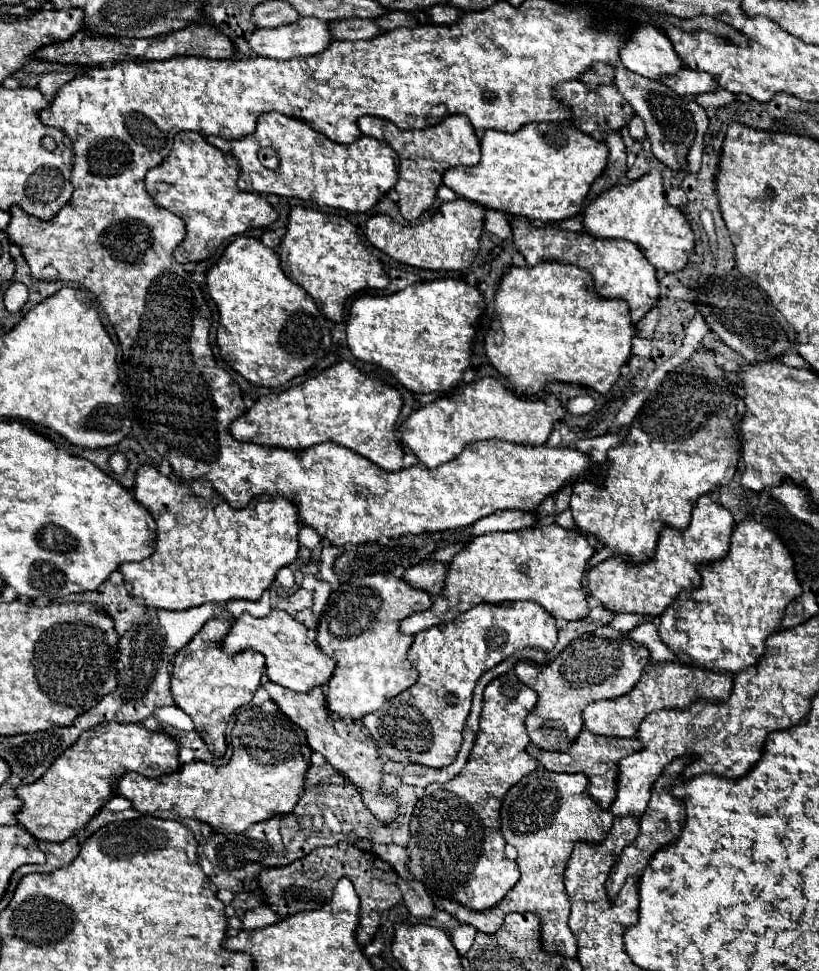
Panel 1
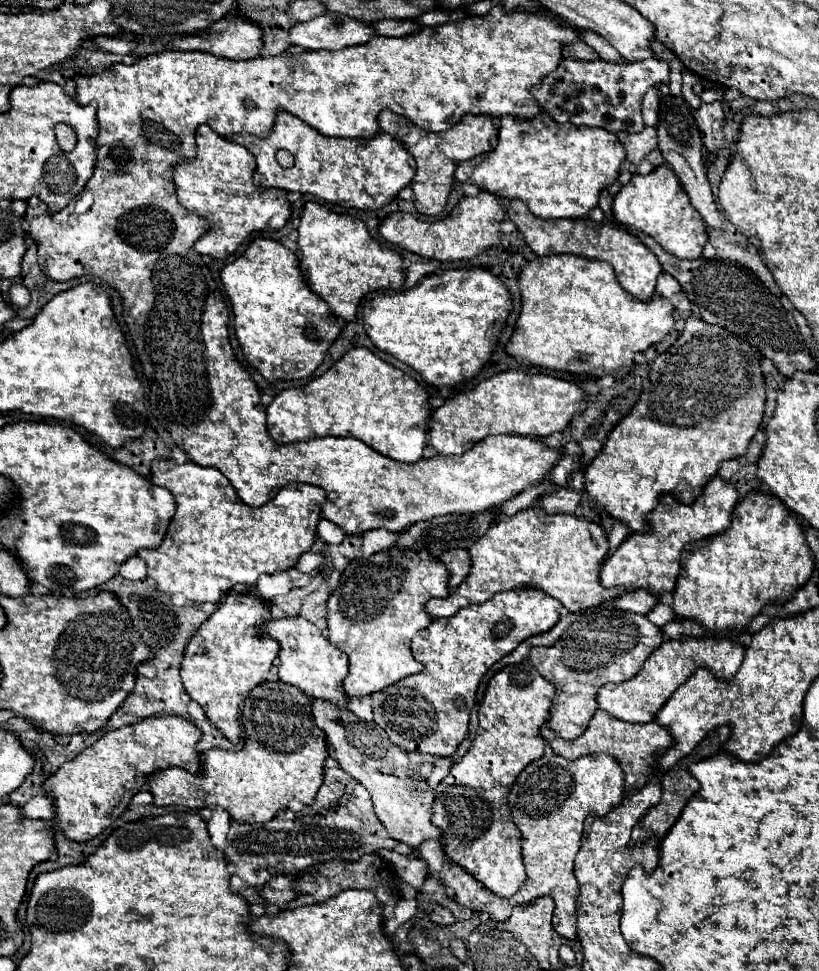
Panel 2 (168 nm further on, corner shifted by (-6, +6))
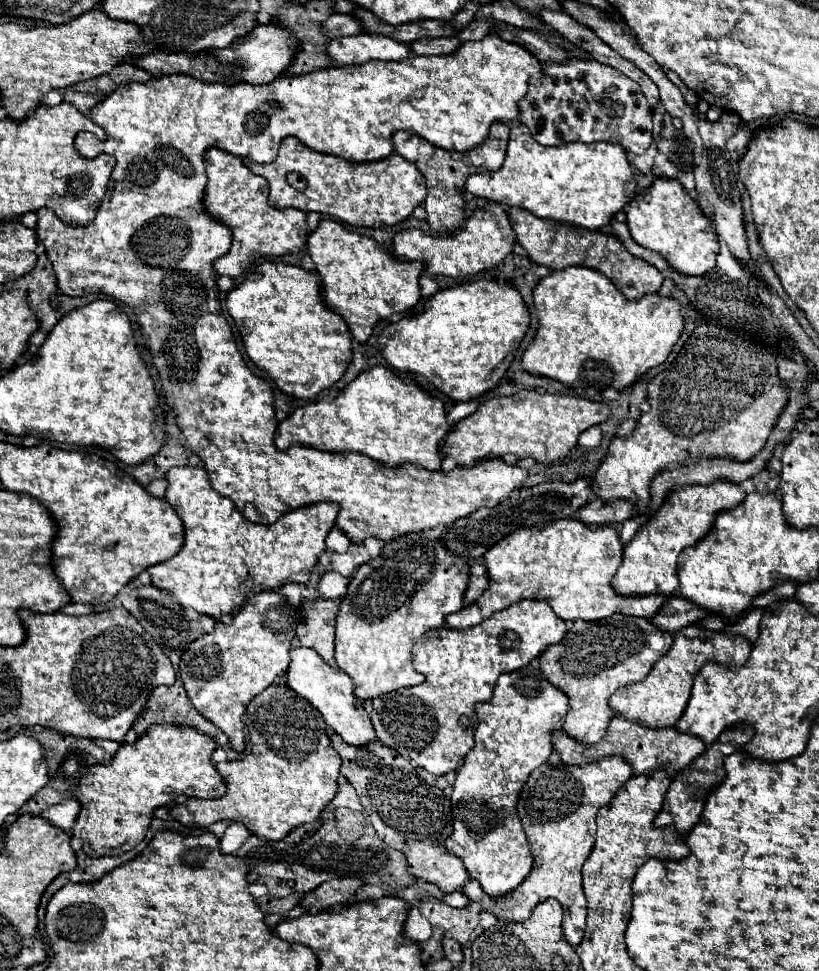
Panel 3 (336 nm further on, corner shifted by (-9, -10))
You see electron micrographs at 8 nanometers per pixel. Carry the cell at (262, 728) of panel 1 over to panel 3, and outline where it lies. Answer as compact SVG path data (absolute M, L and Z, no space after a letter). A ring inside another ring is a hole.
M269 686L263 694L255 696L249 702L245 724L253 734L253 752L237 762L221 762L217 764L217 772L227 784L225 796L217 800L189 800L187 804L175 804L169 814L179 820L185 826L205 826L215 820L231 818L233 822L241 822L249 828L251 834L263 840L281 840L287 836L287 832L299 824L313 822L321 810L327 806L327 802L333 800L337 792L337 776L341 758L329 744L327 736L327 724L321 718L321 714L303 698L299 698L291 688L287 686Z

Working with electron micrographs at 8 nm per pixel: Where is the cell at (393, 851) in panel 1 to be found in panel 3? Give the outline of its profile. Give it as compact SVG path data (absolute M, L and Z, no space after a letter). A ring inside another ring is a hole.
M619 756L603 758L587 766L545 762L539 768L535 768L529 780L525 782L517 802L517 814L521 818L533 854L531 874L523 884L519 884L519 888L515 888L515 892L503 896L503 900L491 900L491 896L483 892L477 880L469 880L461 888L461 894L505 922L523 922L531 916L533 908L539 902L555 898L563 906L561 928L565 940L573 948L579 946L579 942L583 940L587 916L587 902L581 888L581 866L593 848L597 828L595 816L603 804L609 804L617 796L617 792L629 778L631 766Z

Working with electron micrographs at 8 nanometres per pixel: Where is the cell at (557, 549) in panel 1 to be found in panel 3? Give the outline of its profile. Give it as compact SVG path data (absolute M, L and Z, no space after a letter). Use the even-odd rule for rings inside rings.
M565 518L519 528L487 552L485 568L489 576L489 588L473 606L449 614L445 618L445 626L461 630L481 624L493 612L505 610L523 598L545 600L561 620L571 622L603 620L613 614L653 618L667 596L651 594L647 600L623 600L623 596L613 592L611 578L621 564L621 556L623 546L619 534L611 526L599 526L591 530L577 518Z

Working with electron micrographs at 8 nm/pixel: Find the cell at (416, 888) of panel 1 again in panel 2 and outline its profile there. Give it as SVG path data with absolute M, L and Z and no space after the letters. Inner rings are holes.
M436 906L436 908L432 910L430 920L432 920L432 922L436 922L438 926L450 926L450 924L454 924L454 922L456 922L456 918L452 916L452 912L450 912L450 910L446 910L446 908L440 908L440 906Z

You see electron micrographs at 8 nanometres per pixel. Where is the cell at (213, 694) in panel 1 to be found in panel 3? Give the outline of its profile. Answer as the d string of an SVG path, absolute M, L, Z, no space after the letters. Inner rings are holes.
M259 592L245 600L231 624L217 622L211 634L191 642L183 654L179 674L191 704L227 734L235 752L243 752L243 714L247 704L287 670L295 626L301 622L301 612L279 592Z

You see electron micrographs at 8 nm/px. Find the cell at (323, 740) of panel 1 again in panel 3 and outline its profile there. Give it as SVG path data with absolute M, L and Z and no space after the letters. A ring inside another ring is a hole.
M331 734L329 738L343 760L341 774L353 784L379 838L407 856L409 872L415 878L437 884L443 892L461 890L469 876L463 862L445 848L445 840L451 834L451 802L435 786L435 776L413 766L411 760L383 746L379 740L365 746L351 746L339 734Z

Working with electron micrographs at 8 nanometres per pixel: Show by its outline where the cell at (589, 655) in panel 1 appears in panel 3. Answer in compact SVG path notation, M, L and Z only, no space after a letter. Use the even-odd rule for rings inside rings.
M577 620L569 624L563 640L547 648L539 658L541 672L569 698L563 730L583 746L593 746L603 738L607 724L613 718L613 712L607 704L609 696L621 686L641 682L663 656L663 652L655 652L649 646L651 632L641 622L645 620L631 620L623 624L611 620Z

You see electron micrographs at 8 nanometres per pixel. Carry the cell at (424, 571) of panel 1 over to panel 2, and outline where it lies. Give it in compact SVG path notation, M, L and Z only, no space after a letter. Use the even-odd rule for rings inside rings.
M458 548L452 552L444 552L440 562L450 570L448 586L450 586L450 592L454 592L470 572L470 554L468 554L468 550Z

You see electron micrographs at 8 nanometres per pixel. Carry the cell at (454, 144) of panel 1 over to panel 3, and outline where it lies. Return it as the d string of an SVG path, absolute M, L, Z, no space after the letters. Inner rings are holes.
M495 122L489 130L489 136L479 146L475 146L473 150L467 150L467 152L443 150L443 148L431 146L427 140L419 138L415 132L401 130L401 132L393 134L395 152L401 154L405 160L413 162L427 180L427 198L425 198L423 206L427 210L427 222L435 232L453 232L463 224L463 220L465 220L465 214L463 214L463 208L465 208L463 184L465 184L465 180L477 172L499 170L505 160L507 140L509 140L509 124L503 124L503 122Z

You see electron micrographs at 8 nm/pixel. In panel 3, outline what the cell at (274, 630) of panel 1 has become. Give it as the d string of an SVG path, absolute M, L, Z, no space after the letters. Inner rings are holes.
M299 646L293 648L291 662L287 668L287 686L297 694L309 700L325 718L325 722L347 742L353 746L361 746L369 740L375 740L375 730L371 726L369 714L363 704L353 696L353 680L339 668L331 668L313 648Z

